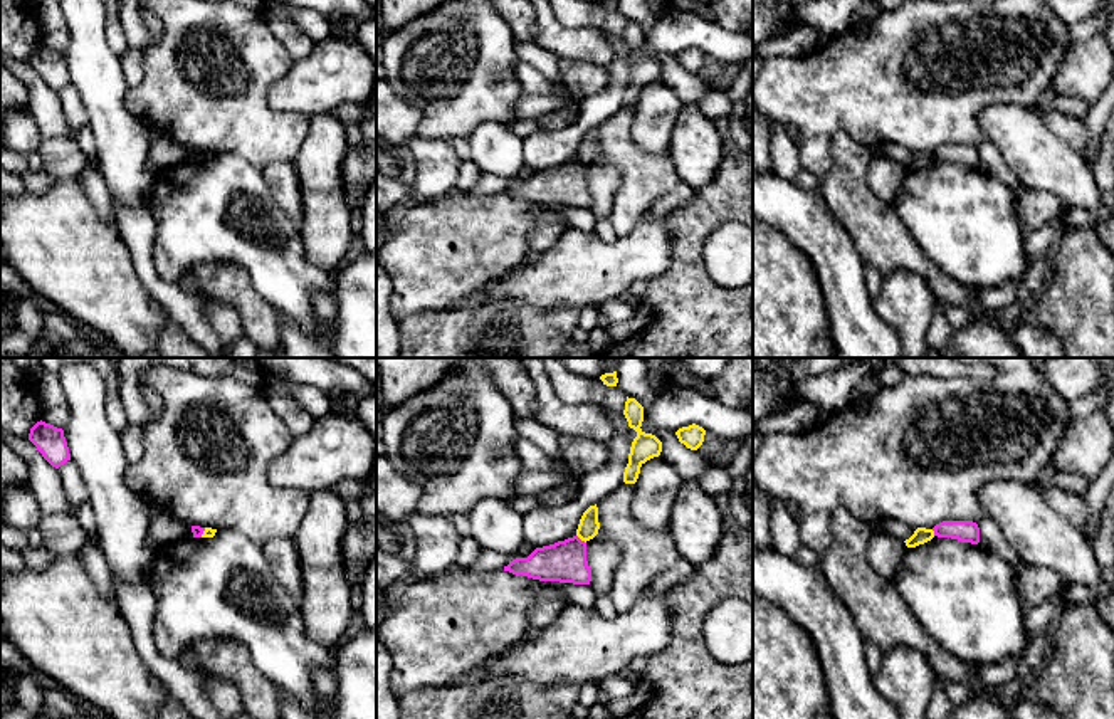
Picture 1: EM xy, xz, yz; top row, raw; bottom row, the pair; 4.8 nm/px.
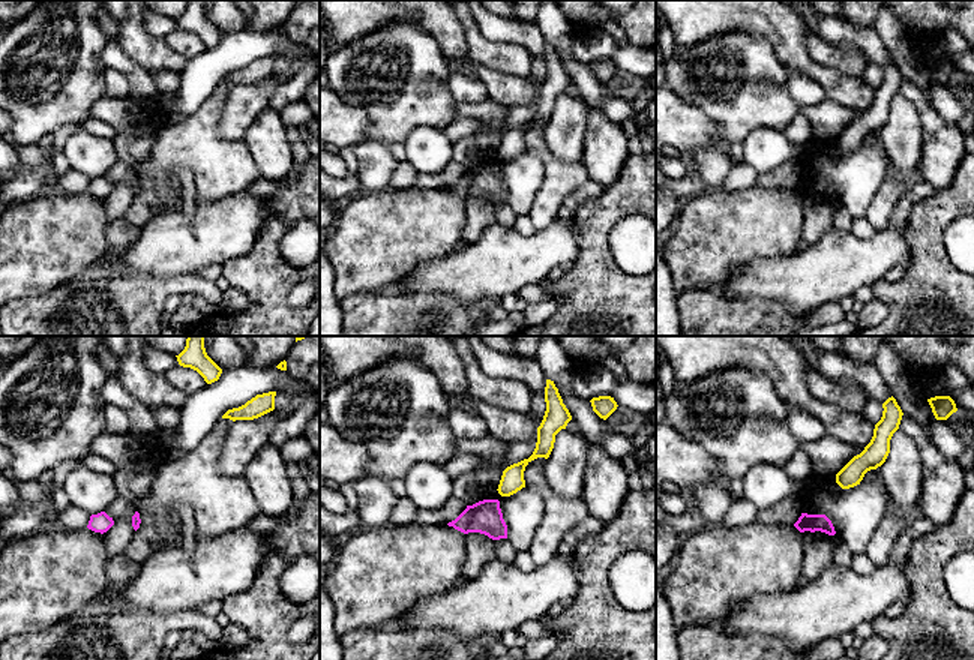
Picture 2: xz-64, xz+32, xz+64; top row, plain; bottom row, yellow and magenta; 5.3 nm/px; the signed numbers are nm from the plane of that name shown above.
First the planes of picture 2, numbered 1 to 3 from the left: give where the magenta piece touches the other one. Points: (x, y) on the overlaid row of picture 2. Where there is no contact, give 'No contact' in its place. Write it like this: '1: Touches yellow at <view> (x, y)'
1: No contact
2: No contact
3: No contact

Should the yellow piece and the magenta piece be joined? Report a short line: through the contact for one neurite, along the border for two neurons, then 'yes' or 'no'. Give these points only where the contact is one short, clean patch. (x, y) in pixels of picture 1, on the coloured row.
line xz (577, 535), (585, 543); no

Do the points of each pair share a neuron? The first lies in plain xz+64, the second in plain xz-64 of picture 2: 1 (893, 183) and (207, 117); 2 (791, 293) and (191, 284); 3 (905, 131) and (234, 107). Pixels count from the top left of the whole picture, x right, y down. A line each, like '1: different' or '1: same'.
1: same
2: different
3: same

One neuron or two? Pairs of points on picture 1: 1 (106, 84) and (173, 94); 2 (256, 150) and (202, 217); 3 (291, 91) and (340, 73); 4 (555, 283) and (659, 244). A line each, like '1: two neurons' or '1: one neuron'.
1: two neurons
2: two neurons
3: one neuron
4: one neuron

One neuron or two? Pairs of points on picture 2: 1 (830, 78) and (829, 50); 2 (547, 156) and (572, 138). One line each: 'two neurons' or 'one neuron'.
1: two neurons
2: two neurons

